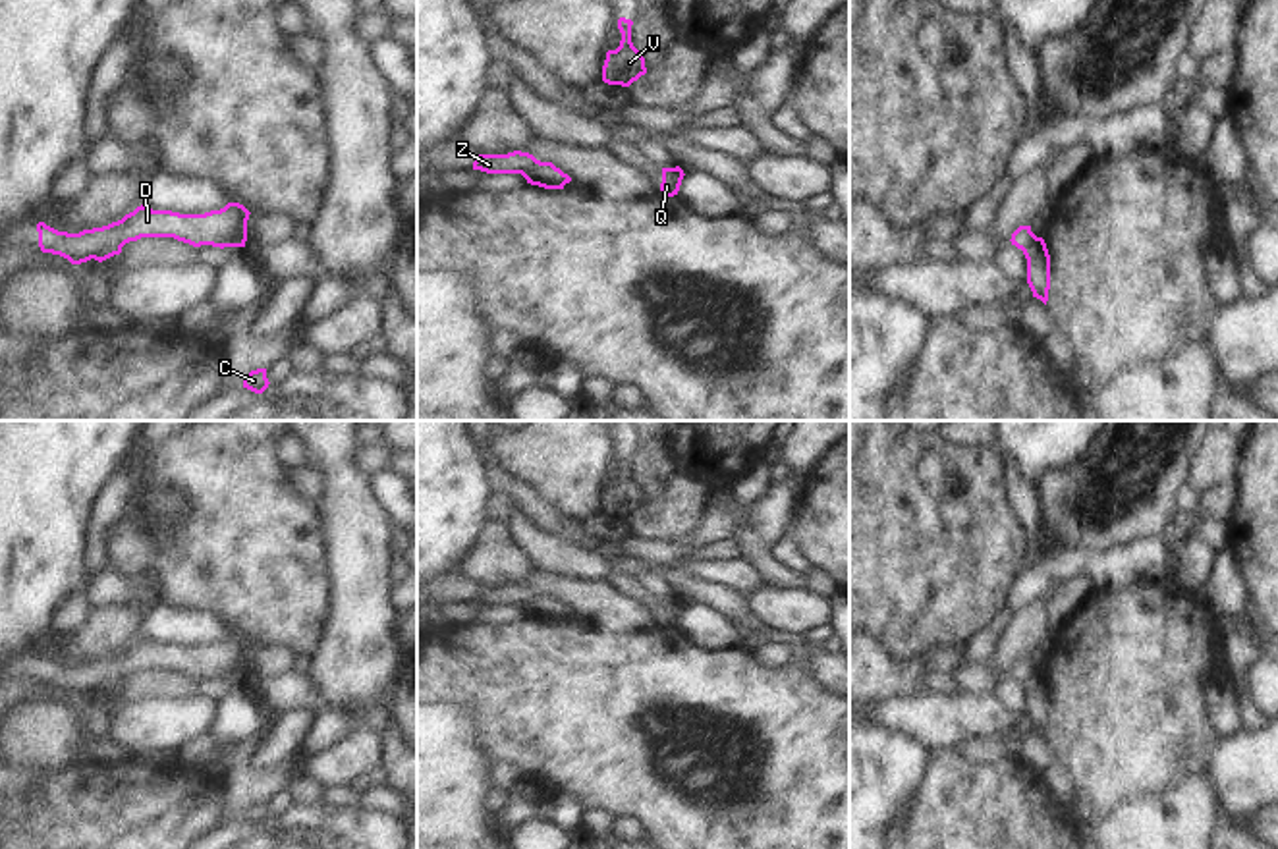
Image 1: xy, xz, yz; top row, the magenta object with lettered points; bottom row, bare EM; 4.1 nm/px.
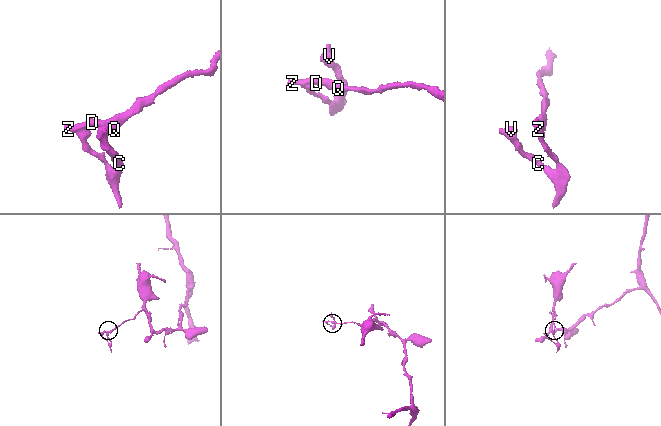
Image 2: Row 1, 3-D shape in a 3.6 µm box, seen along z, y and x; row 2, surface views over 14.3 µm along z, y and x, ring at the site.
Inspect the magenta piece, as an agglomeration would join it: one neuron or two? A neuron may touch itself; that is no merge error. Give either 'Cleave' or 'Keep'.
Cleave

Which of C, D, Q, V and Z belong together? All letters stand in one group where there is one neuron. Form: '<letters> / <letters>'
C V / D Q Z

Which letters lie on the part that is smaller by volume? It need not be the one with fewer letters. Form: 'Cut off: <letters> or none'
Cut off: C, V

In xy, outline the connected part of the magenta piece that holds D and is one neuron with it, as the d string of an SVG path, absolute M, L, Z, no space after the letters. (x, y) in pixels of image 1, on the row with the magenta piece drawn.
M228 203L224 208L205 214L153 210L141 205L122 220L102 228L68 233L39 222L37 232L42 253L60 255L71 264L81 264L108 247L125 245L141 237L174 237L193 247L245 247L249 214L239 203Z

